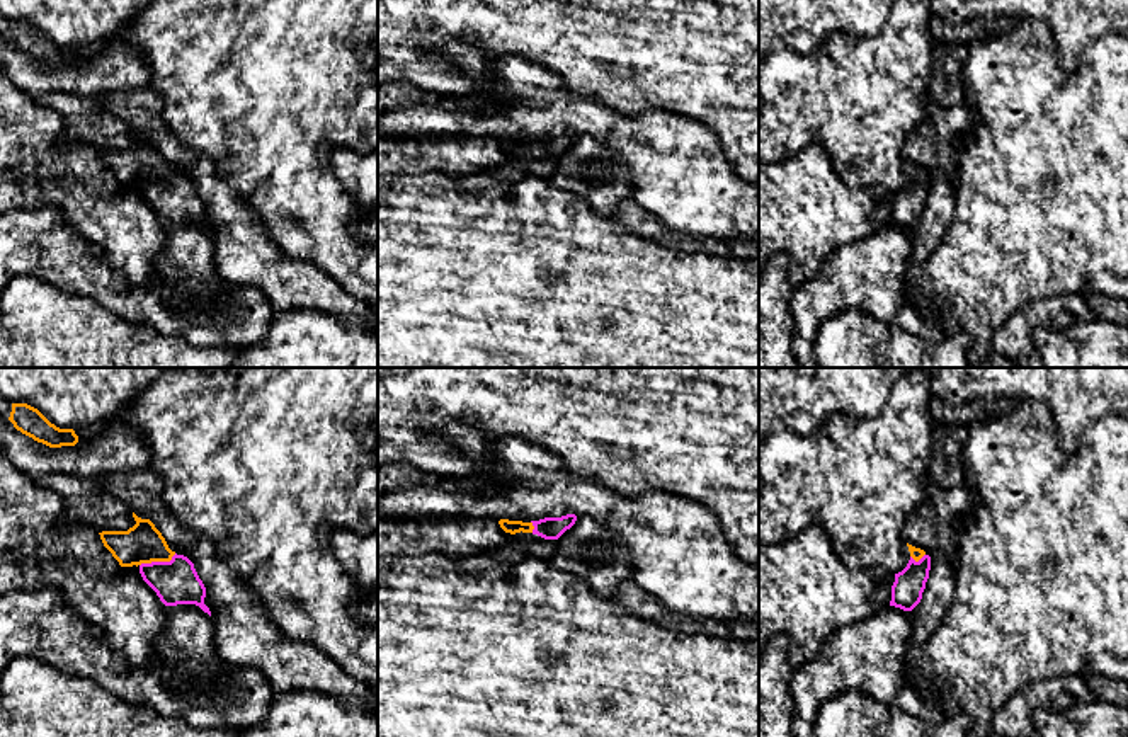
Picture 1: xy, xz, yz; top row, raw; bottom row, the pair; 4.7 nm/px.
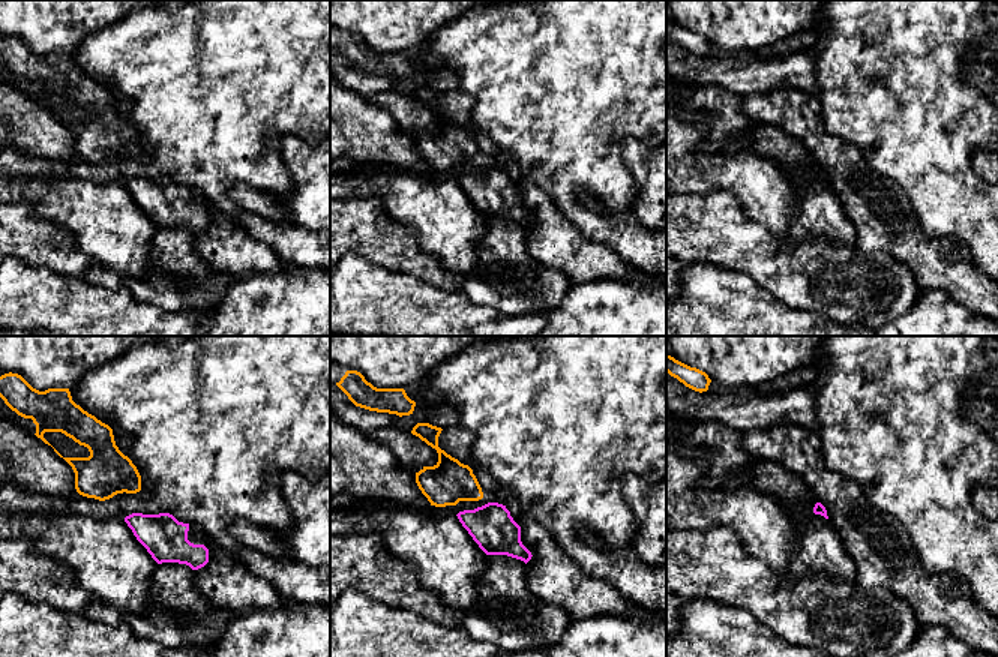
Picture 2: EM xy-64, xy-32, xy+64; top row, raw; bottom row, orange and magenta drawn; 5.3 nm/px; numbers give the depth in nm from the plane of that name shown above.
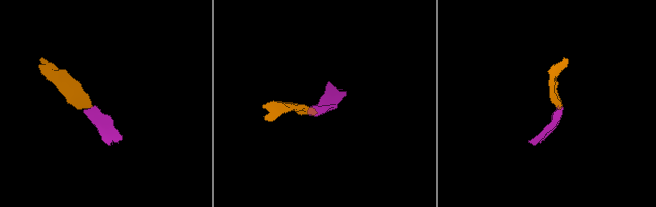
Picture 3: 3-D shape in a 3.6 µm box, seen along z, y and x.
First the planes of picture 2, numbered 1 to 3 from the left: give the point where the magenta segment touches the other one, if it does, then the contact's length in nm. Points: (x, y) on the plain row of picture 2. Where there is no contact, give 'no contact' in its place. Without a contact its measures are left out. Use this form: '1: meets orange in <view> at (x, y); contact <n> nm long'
1: no contact
2: no contact
3: no contact

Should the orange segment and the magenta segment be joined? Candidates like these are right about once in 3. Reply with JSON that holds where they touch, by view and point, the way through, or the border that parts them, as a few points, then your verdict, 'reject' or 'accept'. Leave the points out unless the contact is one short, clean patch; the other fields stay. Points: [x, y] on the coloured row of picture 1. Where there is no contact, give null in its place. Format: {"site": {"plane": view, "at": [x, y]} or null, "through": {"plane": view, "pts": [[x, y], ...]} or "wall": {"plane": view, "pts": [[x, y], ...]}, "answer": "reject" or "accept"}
{"site": {"plane": "xy", "at": [157, 560]}, "through": {"plane": "xy", "pts": [[143, 543], [157, 560], [176, 582]]}, "answer": "accept"}

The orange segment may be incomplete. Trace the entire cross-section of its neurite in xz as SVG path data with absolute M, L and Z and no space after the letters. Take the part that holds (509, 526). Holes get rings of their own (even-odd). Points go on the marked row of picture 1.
M567 514L561 517L544 517L539 521L522 523L500 519L498 524L505 533L533 533L544 540L558 540L567 529L570 529L577 521L575 514Z

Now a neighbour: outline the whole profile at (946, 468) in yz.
M956 422L954 426L936 424L934 431L934 458L929 468L929 477L946 487L966 487L963 468L963 444L968 437L968 424Z

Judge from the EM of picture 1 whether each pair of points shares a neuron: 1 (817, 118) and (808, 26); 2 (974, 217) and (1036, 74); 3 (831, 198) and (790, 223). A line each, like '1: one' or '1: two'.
1: two
2: one
3: one

